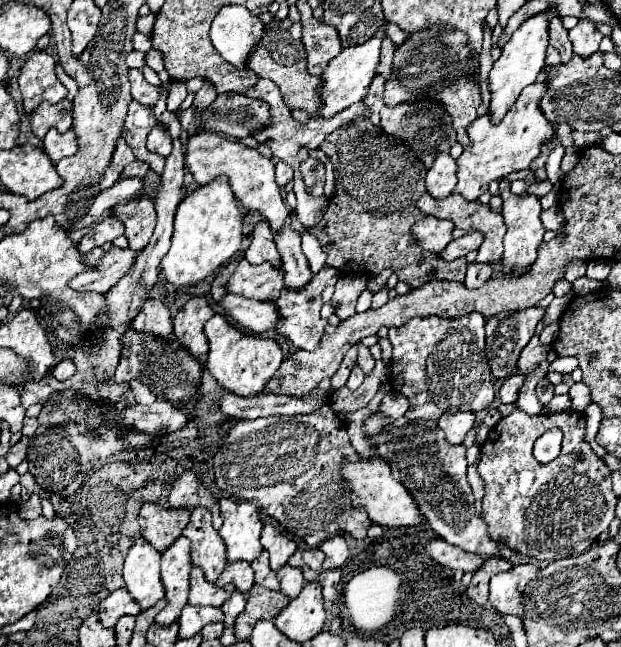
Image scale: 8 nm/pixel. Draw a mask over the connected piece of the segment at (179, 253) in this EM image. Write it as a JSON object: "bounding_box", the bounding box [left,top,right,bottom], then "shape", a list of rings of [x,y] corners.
{"bounding_box":[161,176,243,286],"shape":[[[219,176],[213,182],[199,186],[177,208],[175,232],[169,252],[161,260],[165,278],[171,284],[187,286],[203,280],[217,268],[225,266],[241,246],[243,220],[237,208],[237,200],[229,188],[227,176]]]}

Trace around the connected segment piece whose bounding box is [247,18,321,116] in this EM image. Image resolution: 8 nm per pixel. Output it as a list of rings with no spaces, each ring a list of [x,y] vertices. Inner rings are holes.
[[[273,20],[265,26],[263,38],[259,40],[259,46],[255,48],[255,54],[251,54],[251,58],[247,60],[247,68],[253,70],[259,78],[269,78],[277,84],[277,88],[281,90],[281,96],[287,104],[289,110],[305,110],[311,116],[315,116],[321,108],[319,102],[319,88],[321,88],[321,80],[317,76],[309,76],[307,74],[307,66],[305,66],[305,48],[301,44],[301,40],[293,40],[289,34],[289,26],[293,22],[287,20]]]

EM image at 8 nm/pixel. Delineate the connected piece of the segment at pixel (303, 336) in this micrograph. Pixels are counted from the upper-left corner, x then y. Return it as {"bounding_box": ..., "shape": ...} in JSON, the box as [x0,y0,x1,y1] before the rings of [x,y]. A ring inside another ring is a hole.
{"bounding_box":[275,266,339,350],"shape":[[[329,266],[321,268],[307,286],[303,286],[303,290],[287,290],[283,288],[283,294],[279,294],[279,298],[275,300],[275,306],[279,306],[279,314],[283,314],[283,322],[279,322],[279,334],[285,336],[287,340],[291,340],[297,348],[301,350],[315,350],[319,346],[319,340],[323,336],[323,330],[327,326],[327,322],[321,320],[319,310],[323,306],[321,302],[321,292],[327,284],[335,284],[339,280],[339,270],[331,270]]]}

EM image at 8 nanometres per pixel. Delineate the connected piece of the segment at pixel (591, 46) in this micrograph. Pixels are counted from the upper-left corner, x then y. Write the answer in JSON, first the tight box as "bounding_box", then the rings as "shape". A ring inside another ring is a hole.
{"bounding_box":[569,20,601,58],"shape":[[[579,20],[575,28],[569,30],[569,40],[573,44],[573,54],[589,58],[599,50],[601,42],[601,32],[595,28],[595,22],[591,20]]]}

